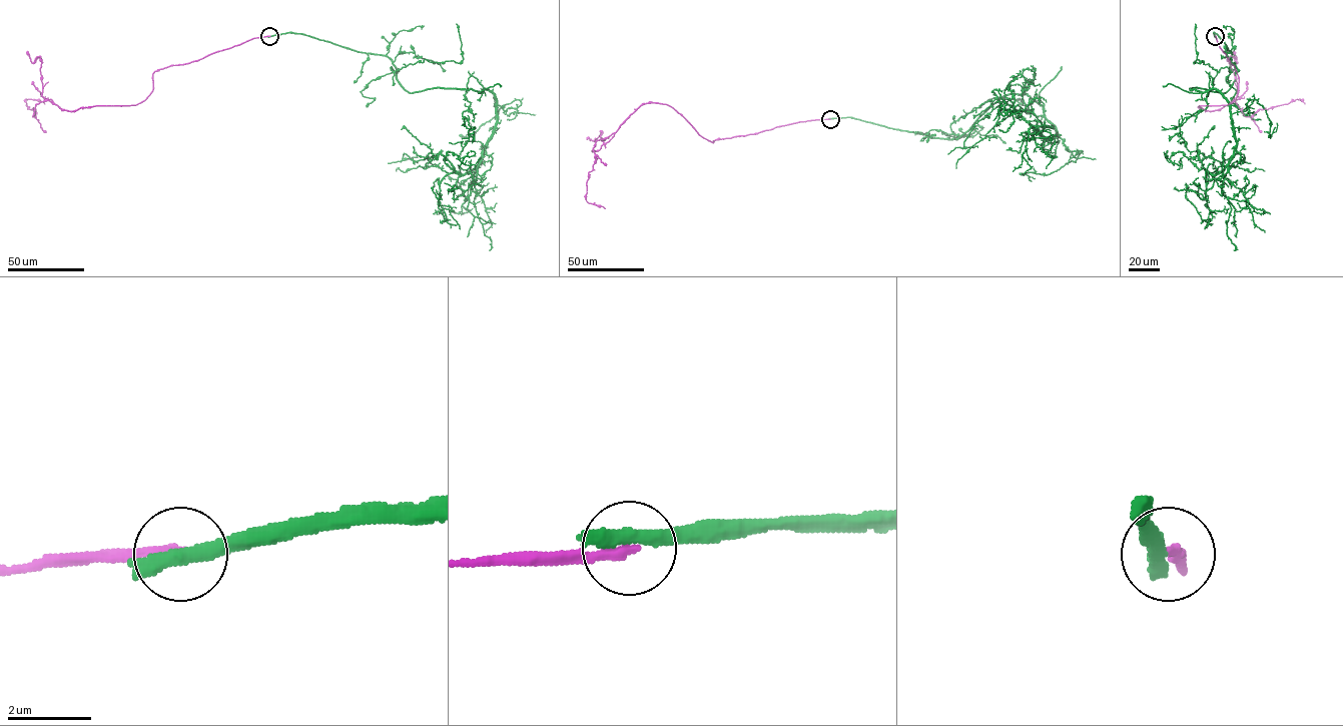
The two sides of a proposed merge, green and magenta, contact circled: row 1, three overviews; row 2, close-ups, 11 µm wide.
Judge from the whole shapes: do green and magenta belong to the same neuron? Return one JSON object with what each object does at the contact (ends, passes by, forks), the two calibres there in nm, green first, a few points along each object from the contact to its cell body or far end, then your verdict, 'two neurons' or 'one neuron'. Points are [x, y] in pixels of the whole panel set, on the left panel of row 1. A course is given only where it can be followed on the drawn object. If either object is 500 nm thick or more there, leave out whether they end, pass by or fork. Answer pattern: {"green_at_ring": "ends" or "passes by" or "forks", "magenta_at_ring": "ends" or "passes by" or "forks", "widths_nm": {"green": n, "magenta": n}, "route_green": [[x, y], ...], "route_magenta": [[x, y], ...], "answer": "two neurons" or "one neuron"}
{"green_at_ring": "passes by", "magenta_at_ring": "ends", "widths_nm": {"green": 360, "magenta": 240}, "route_green": [[269, 36], [298, 33], [387, 56], [409, 93], [494, 95], [495, 131], [468, 172], [438, 153], [388, 163]], "route_magenta": [[269, 36], [157, 69], [152, 91], [136, 104], [73, 111], [43, 100], [32, 116], [25, 100], [44, 104]], "answer": "two neurons"}

